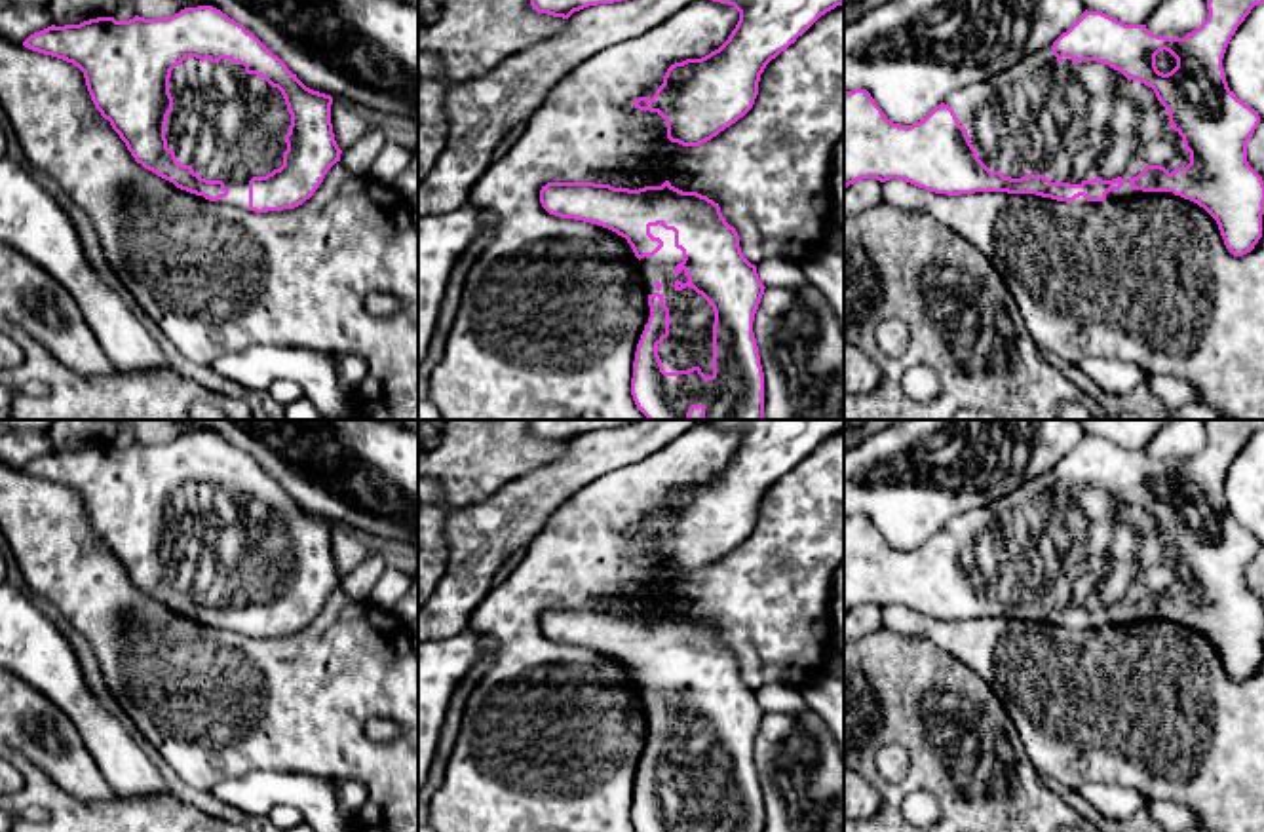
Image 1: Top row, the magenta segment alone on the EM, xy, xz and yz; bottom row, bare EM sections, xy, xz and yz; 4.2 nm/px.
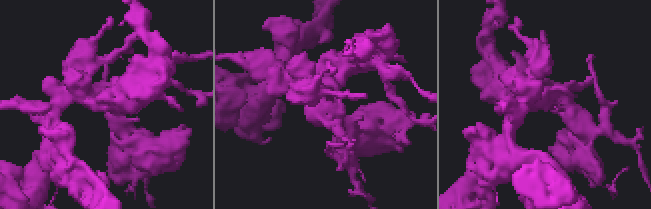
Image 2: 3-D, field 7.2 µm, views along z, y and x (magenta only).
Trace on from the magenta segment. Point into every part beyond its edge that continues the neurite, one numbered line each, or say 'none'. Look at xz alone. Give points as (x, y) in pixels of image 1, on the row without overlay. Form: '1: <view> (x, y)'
1: xz (689, 770)

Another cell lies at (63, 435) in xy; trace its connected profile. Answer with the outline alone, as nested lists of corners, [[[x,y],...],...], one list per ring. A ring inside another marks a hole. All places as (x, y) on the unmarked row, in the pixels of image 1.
[[[55,420],[46,435],[51,450],[65,452],[112,443],[122,427],[131,427],[144,444],[165,444],[186,433],[175,420]]]

